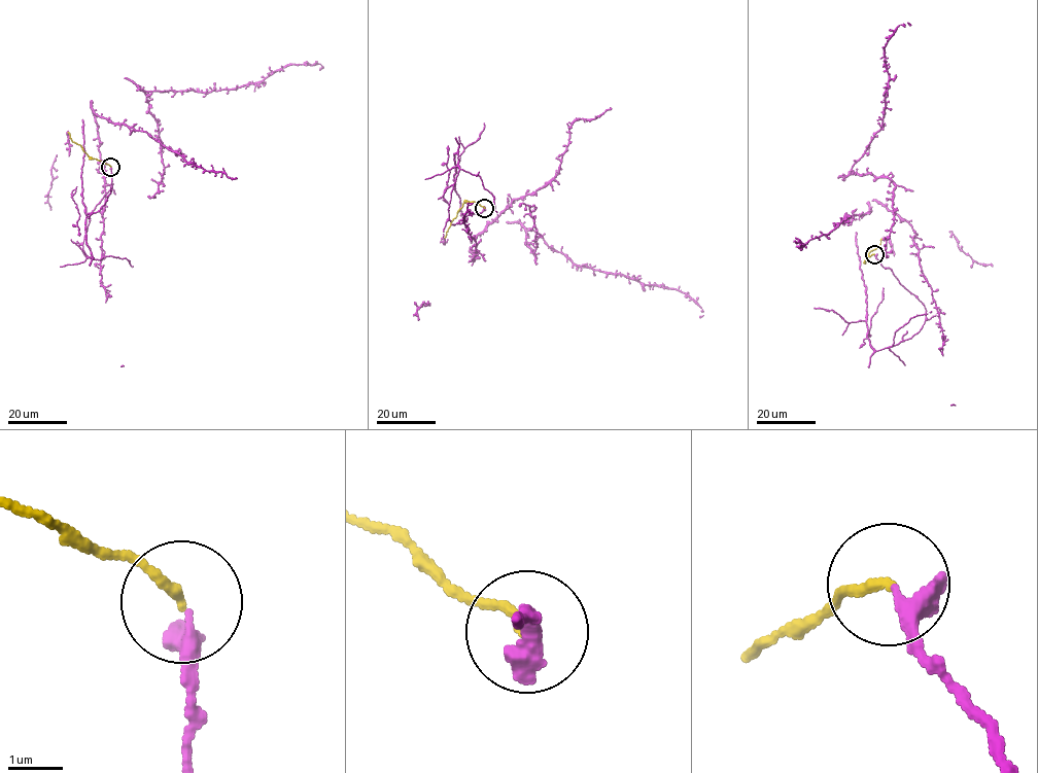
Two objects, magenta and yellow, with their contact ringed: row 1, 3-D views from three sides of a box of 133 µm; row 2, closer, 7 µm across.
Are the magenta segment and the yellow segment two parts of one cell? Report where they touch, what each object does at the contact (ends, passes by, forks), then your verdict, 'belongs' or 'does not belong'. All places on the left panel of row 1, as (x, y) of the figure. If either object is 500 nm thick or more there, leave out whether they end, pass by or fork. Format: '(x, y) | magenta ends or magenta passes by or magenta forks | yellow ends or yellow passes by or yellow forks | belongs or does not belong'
(110, 167) | magenta passes by | yellow ends | belongs

